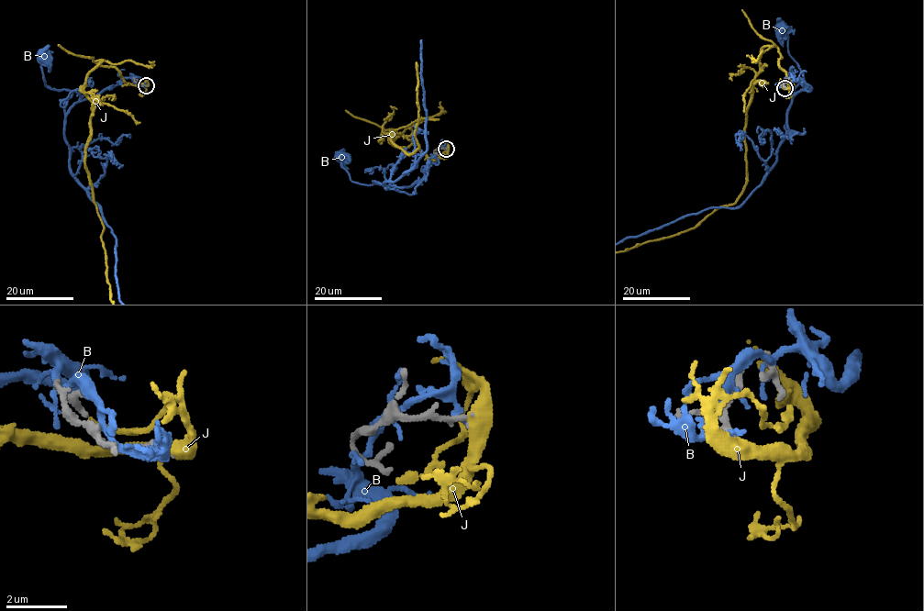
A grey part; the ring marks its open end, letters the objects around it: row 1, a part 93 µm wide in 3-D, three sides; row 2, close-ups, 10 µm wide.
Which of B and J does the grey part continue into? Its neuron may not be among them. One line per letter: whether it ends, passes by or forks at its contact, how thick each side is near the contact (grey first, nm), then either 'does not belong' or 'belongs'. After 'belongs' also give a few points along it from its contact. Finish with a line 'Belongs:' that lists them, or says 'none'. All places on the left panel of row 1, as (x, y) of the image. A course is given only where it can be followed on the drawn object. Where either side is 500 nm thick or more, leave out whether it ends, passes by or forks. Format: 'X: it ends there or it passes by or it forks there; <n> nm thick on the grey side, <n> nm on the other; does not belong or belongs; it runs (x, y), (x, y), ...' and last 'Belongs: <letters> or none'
B: it passes by; 200 nm thick on the grey side, 160 nm on the other; does not belong
J: it passes by; 170 nm thick on the grey side, 480 nm on the other; belongs
Belongs: J

